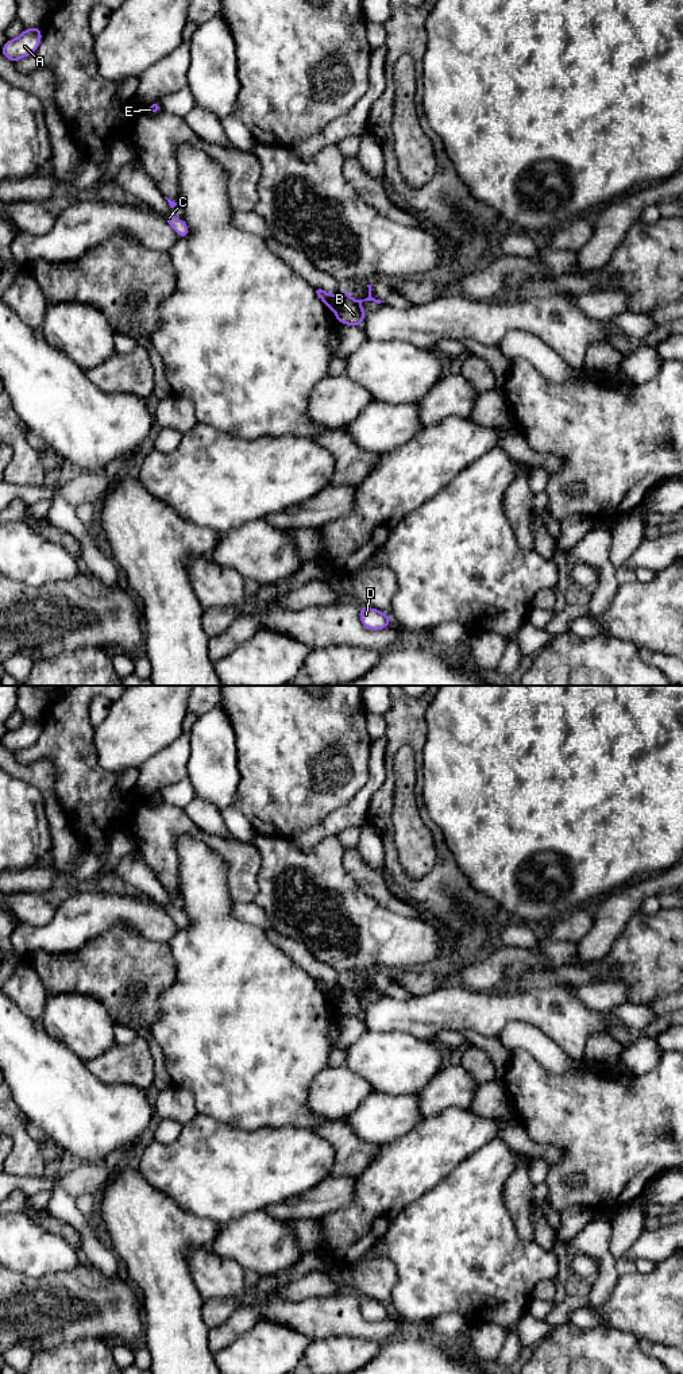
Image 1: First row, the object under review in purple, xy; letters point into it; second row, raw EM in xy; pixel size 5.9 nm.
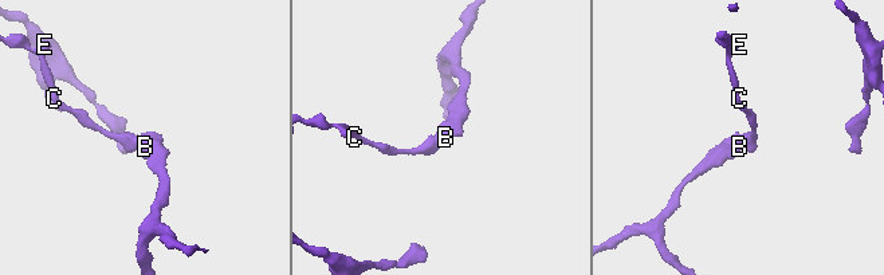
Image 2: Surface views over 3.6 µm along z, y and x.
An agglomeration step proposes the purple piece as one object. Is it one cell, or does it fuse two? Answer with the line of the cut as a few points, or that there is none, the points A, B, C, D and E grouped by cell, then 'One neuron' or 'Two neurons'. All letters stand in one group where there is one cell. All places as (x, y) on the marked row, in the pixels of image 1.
Split along xy (344, 292), (343, 301), (334, 311). Groups: A C E / B D. Two neurons

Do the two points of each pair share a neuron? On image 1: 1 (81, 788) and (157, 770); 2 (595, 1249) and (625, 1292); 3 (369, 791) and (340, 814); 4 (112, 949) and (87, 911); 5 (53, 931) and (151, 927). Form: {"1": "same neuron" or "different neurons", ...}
{"1": "different neurons", "2": "different neurons", "3": "same neuron", "4": "different neurons", "5": "same neuron"}

